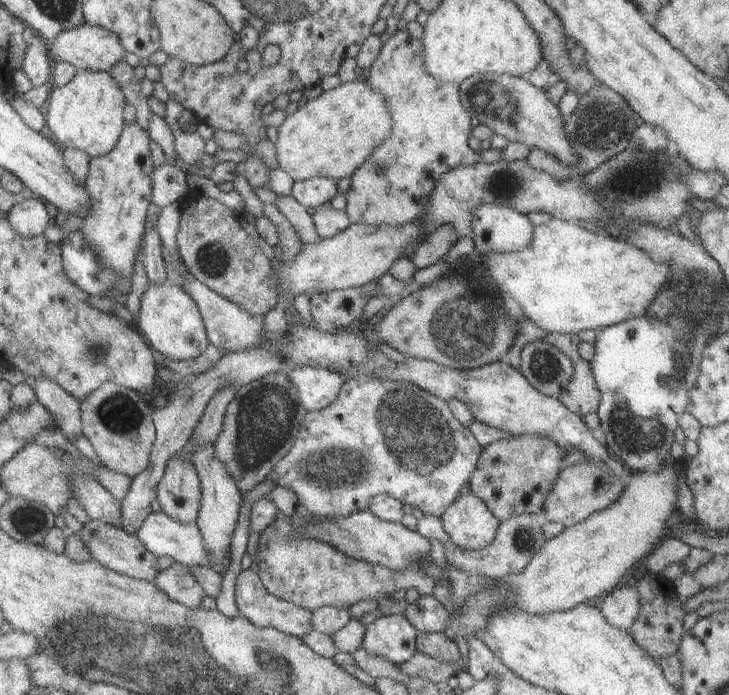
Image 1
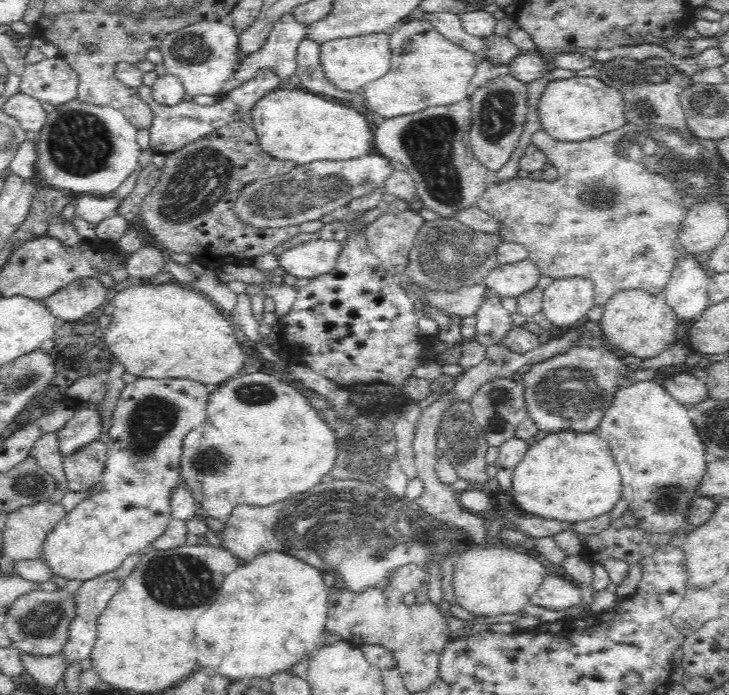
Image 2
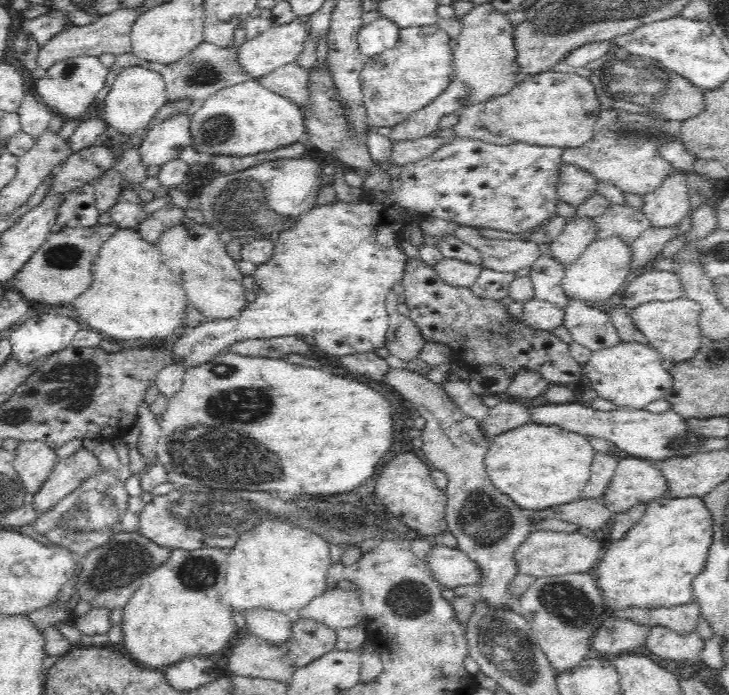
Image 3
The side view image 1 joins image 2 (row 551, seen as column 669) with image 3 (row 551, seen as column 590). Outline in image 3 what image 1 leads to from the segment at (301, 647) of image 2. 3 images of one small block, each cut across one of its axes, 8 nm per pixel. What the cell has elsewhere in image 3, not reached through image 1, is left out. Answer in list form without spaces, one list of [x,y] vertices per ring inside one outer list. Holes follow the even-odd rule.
[[[270,515],[270,518],[242,534],[227,556],[222,602],[228,602],[234,612],[265,608],[295,615],[325,592],[326,577],[333,564],[330,544],[308,530],[277,520],[276,515]]]

